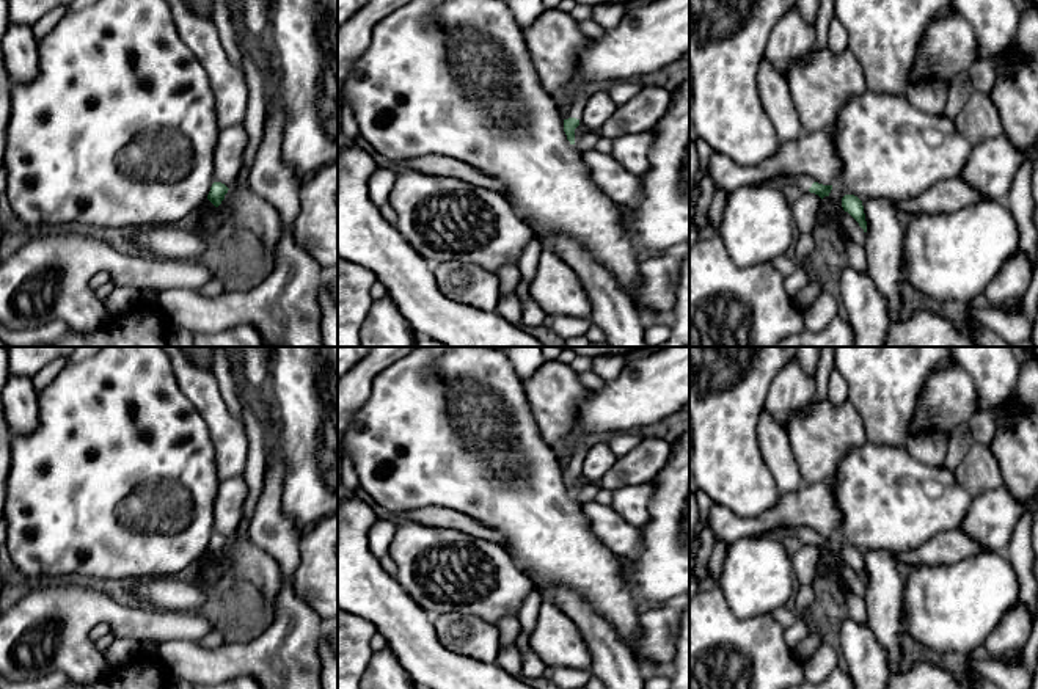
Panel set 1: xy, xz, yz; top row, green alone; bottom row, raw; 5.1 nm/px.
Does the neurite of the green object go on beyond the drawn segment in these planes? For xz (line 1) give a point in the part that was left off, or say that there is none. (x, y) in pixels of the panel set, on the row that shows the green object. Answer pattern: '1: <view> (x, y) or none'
1: xz (577, 107)

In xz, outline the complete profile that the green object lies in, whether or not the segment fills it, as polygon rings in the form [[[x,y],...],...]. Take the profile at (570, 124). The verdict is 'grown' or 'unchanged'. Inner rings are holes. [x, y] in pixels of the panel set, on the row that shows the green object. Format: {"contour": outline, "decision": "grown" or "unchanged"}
{"contour": [[[576,83],[575,88],[578,91],[575,102],[570,107],[570,118],[564,119],[564,132],[567,135],[567,140],[570,144],[575,144],[575,129],[579,126],[579,116],[583,113],[583,108],[586,105],[586,100],[589,99],[589,94],[583,91],[584,83]]], "decision": "grown"}

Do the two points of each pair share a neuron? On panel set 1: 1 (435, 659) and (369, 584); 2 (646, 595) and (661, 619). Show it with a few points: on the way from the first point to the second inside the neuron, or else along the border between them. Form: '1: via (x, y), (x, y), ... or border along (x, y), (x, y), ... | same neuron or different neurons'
1: via (416, 641), (383, 603) | same neuron
2: border along (666, 603), (643, 612) | different neurons

